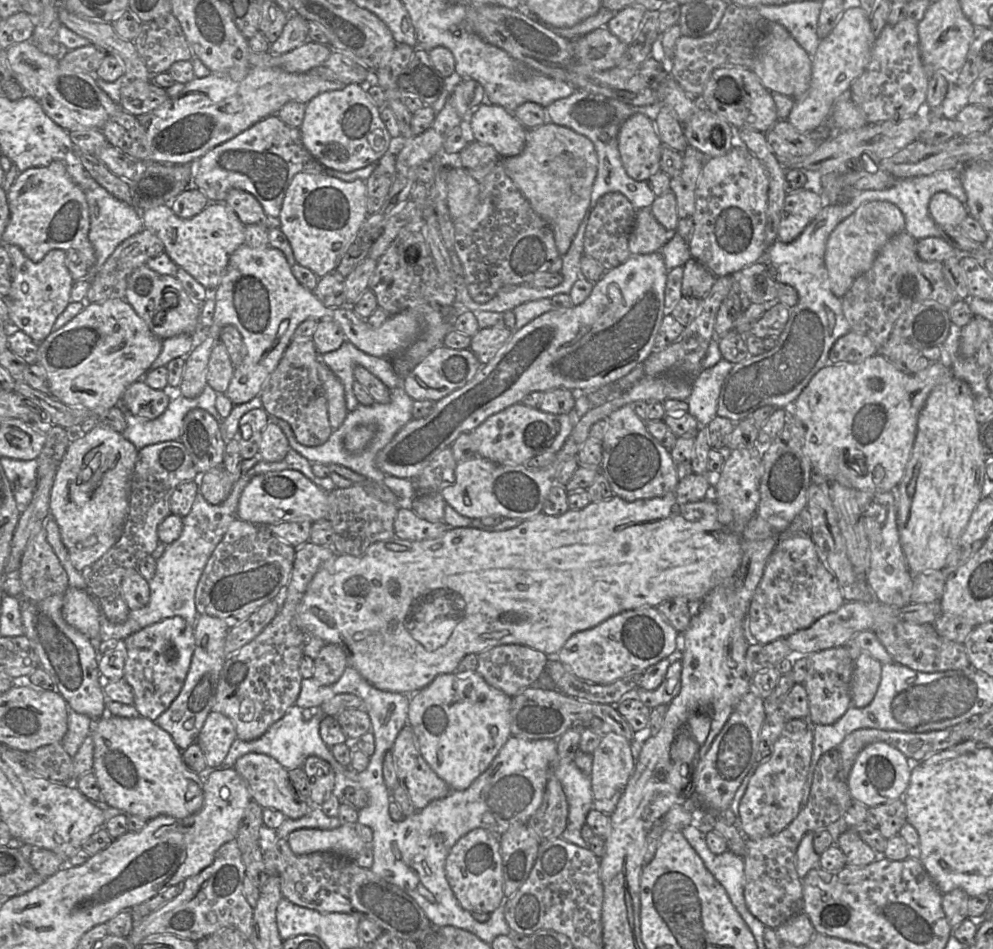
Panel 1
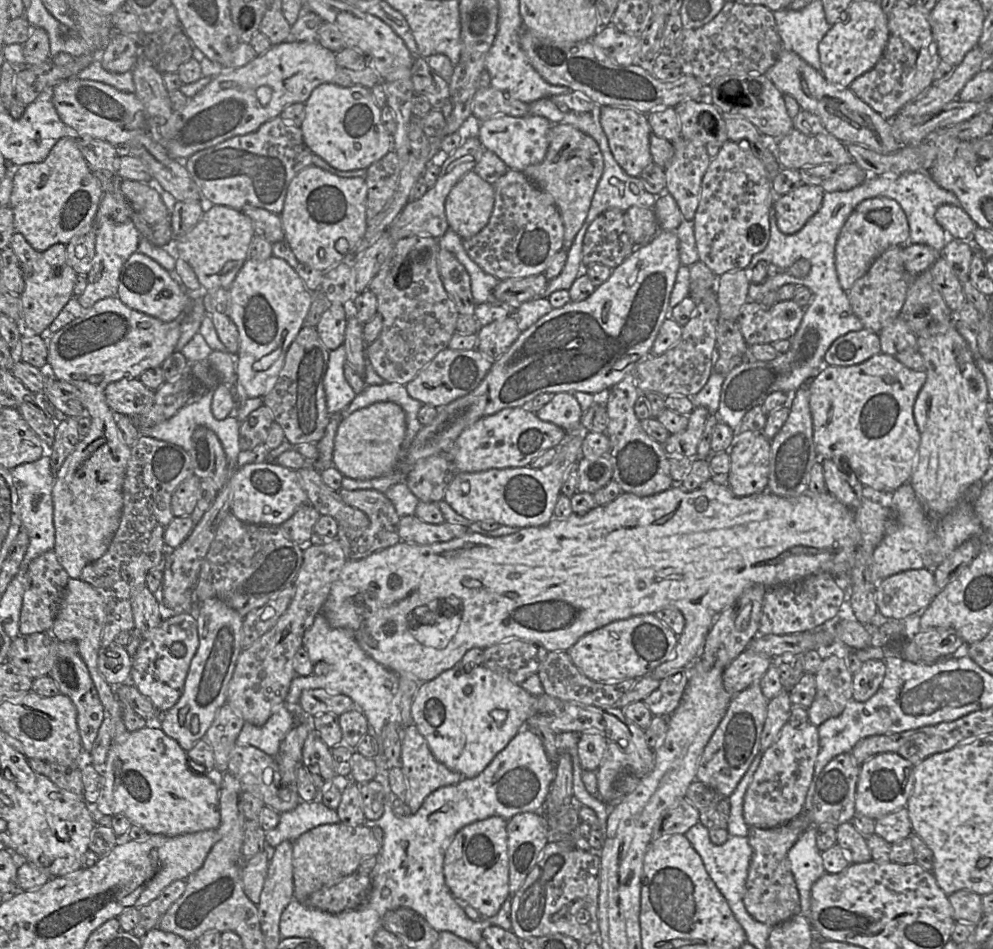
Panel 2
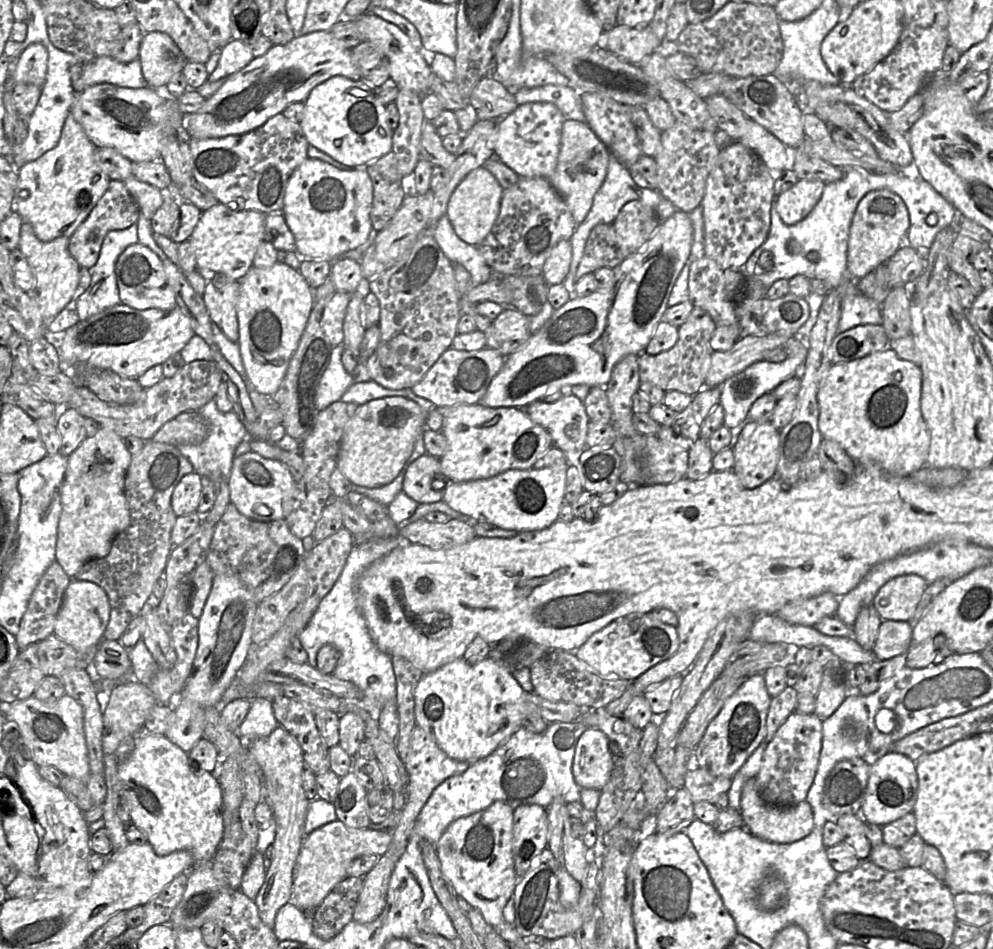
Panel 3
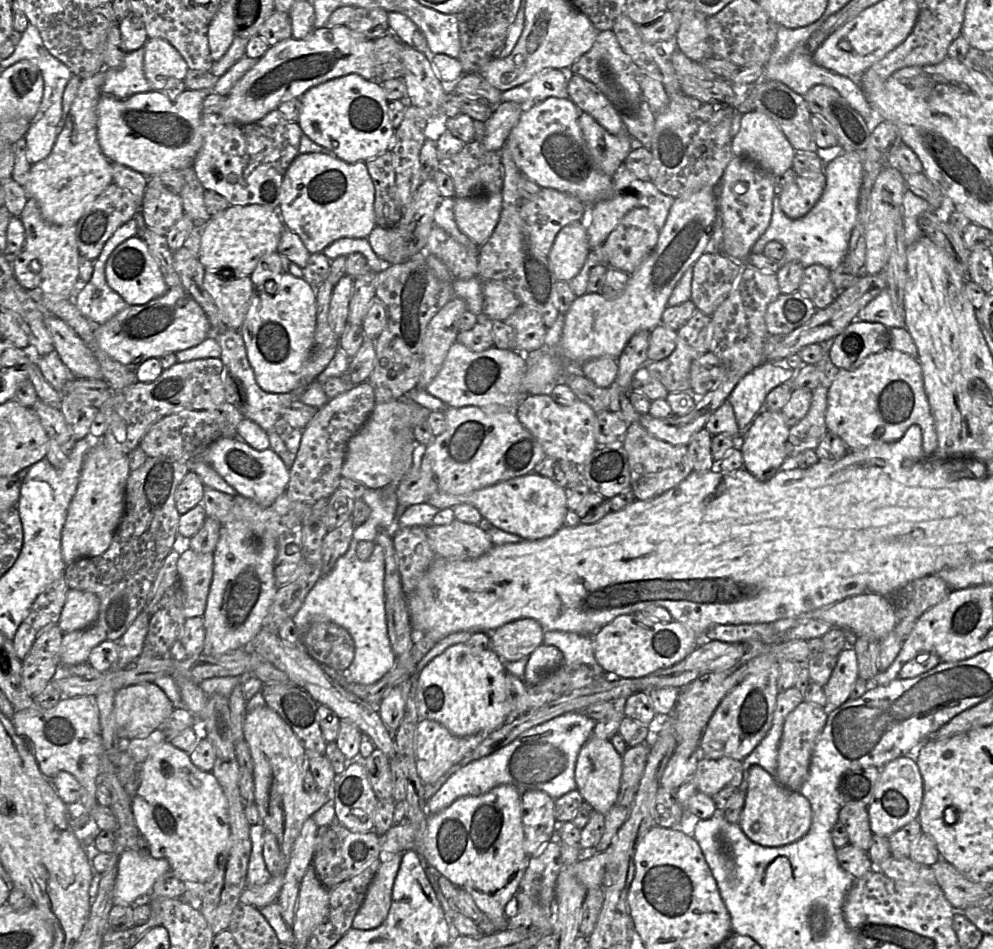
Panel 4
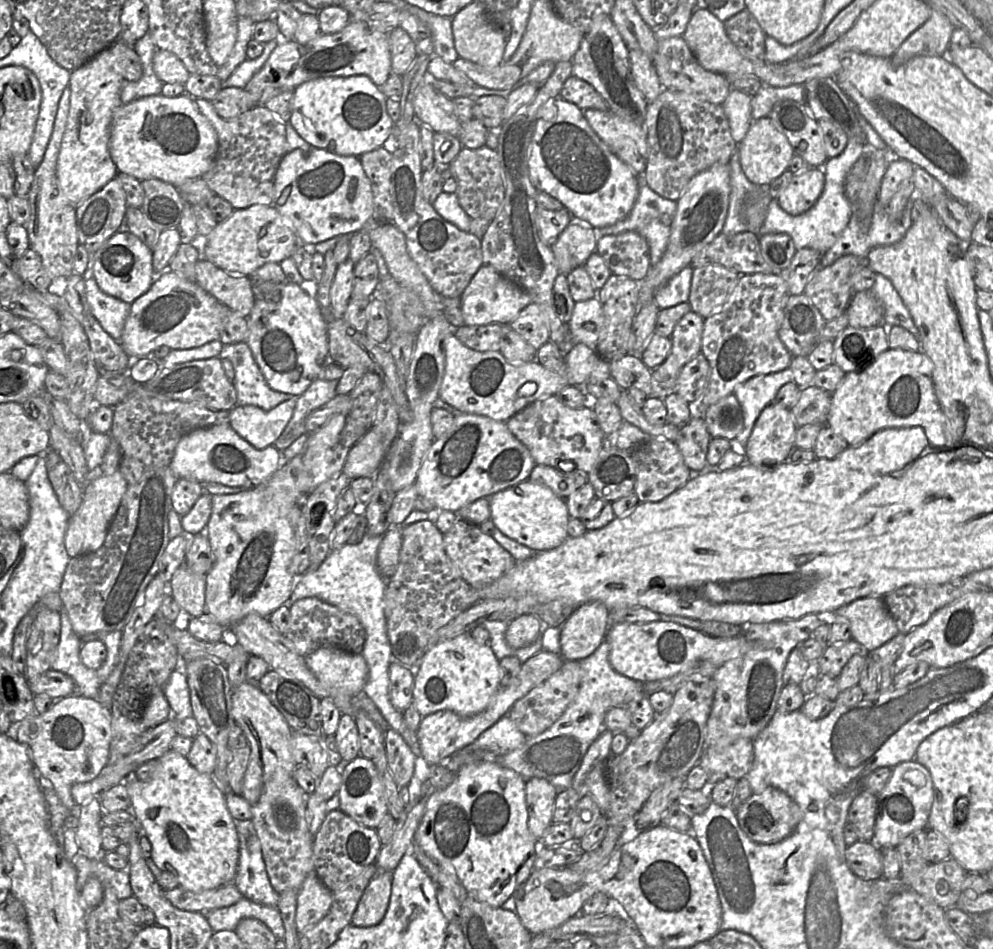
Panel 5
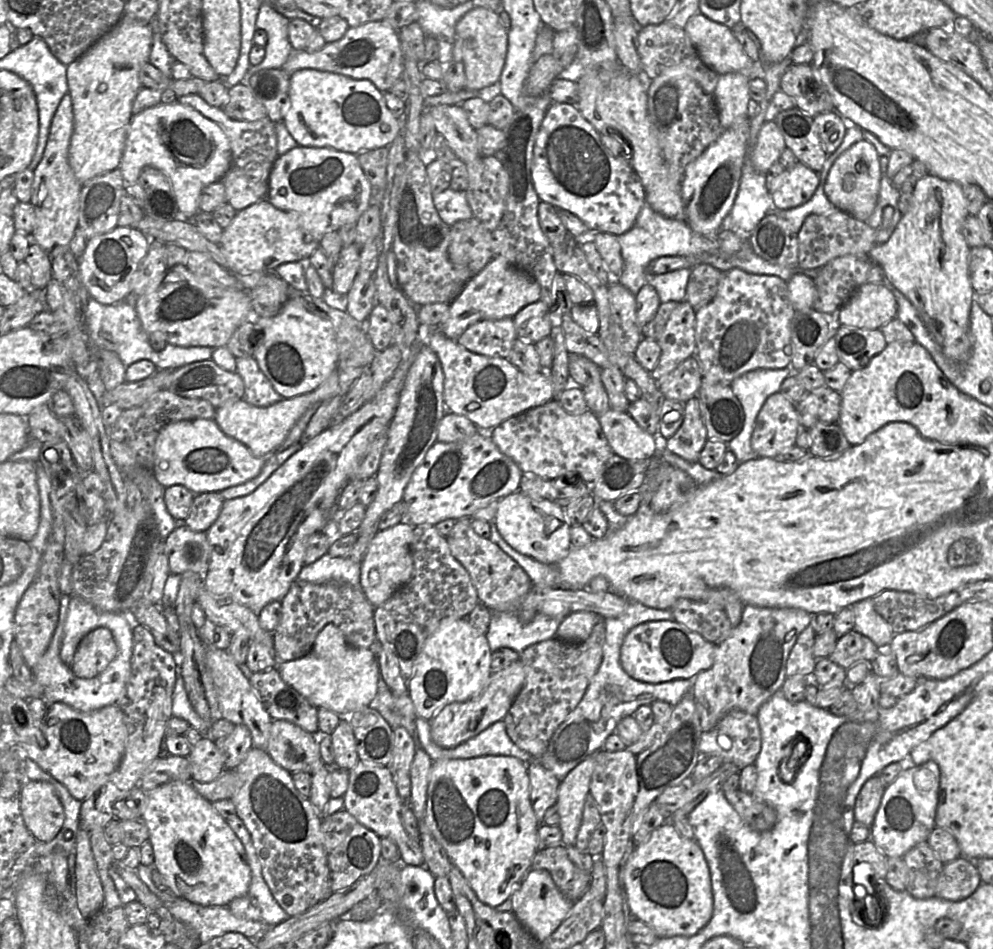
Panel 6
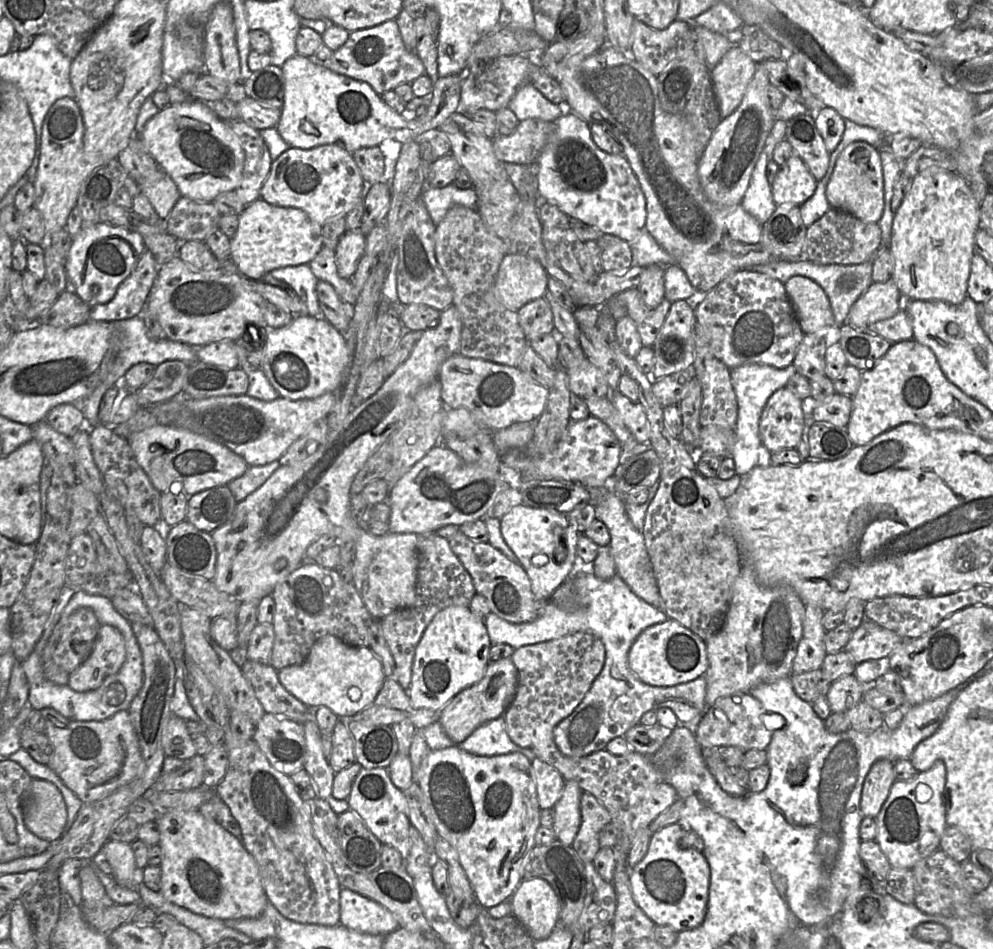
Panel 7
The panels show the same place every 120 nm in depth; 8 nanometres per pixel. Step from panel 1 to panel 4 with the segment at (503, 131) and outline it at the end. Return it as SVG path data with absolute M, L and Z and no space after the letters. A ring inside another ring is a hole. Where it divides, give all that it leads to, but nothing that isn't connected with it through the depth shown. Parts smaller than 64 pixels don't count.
M549 97L527 106L511 130L506 147L522 175L541 188L568 193L590 206L611 195L613 181L593 160L578 123L580 114L570 98Z

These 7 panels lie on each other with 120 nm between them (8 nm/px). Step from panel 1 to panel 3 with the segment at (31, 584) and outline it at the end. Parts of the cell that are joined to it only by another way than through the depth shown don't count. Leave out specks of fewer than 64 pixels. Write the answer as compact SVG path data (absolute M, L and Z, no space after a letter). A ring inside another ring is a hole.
M53 562L42 575L15 636L19 650L40 642L54 633L58 611L71 578L60 564Z

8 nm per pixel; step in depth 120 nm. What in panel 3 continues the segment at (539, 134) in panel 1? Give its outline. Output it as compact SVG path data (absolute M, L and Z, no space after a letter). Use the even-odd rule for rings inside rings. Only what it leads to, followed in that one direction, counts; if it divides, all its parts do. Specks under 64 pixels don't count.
M564 121L557 166L547 180L561 195L577 225L586 218L594 197L606 178L609 156L610 150L586 122Z

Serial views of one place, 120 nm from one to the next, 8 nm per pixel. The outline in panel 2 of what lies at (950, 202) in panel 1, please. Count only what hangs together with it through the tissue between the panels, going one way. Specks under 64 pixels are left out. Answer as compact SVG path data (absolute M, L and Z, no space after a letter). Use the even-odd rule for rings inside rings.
M950 204L941 205L935 212L935 219L950 238L970 240L977 227L962 207Z

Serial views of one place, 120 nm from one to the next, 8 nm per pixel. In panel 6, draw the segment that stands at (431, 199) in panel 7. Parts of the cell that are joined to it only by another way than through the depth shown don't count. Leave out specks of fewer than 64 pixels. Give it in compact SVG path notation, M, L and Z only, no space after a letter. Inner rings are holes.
M449 187L438 194L432 194L432 199L440 218L449 226L473 217L465 191L455 191Z

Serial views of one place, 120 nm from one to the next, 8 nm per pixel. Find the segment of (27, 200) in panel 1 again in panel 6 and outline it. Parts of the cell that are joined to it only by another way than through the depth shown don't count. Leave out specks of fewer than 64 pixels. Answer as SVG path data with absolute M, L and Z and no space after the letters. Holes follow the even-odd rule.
M124 13L115 27L67 65L74 115L68 160L81 184L119 168L133 117L133 101L142 88L139 72L149 62L151 47L150 22L142 22Z

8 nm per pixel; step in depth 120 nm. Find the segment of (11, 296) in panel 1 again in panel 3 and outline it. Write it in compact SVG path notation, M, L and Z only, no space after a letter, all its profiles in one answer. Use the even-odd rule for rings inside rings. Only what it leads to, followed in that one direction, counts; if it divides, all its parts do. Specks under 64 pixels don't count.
M23 222L18 249L26 257L35 277L33 290L26 292L35 300L42 316L47 321L51 320L70 302L79 285L81 267L69 252L69 238L61 236L42 242L36 237L31 224Z

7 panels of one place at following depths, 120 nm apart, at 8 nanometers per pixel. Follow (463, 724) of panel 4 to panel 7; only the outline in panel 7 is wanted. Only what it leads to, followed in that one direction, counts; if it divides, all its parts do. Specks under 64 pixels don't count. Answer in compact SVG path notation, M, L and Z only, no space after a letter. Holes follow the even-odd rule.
M452 605L438 612L416 647L411 685L407 690L412 705L416 708L441 710L459 692L478 683L489 663L491 646L484 620L473 614L468 606Z

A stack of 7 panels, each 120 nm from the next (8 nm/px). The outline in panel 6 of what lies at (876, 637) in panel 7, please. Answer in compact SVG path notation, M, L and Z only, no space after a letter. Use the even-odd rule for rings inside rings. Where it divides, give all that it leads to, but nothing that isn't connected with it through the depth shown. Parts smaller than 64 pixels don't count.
M851 630L839 637L828 658L847 670L860 661L873 661L879 652L880 649L868 637Z

